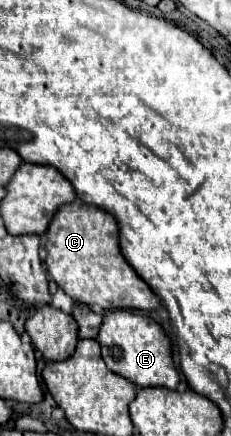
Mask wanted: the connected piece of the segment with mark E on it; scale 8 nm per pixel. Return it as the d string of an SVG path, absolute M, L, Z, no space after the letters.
M111 311L103 317L97 341L101 345L103 361L113 373L119 373L139 387L177 389L179 373L171 359L171 343L163 333L161 325L155 323L151 317L131 311Z

